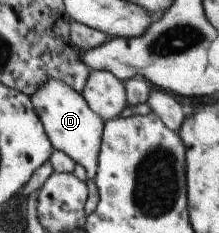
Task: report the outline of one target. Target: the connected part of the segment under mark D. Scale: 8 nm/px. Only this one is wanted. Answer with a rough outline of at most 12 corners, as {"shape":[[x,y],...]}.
{"shape":[[58,79],[30,99],[53,149],[95,180],[105,121]]}

